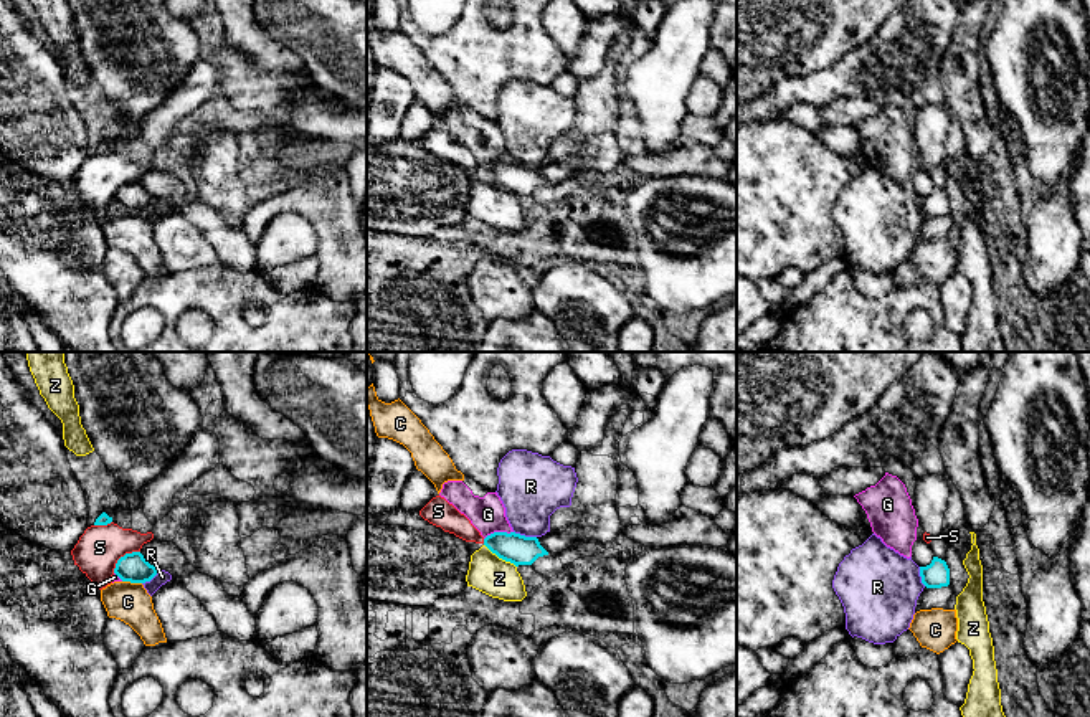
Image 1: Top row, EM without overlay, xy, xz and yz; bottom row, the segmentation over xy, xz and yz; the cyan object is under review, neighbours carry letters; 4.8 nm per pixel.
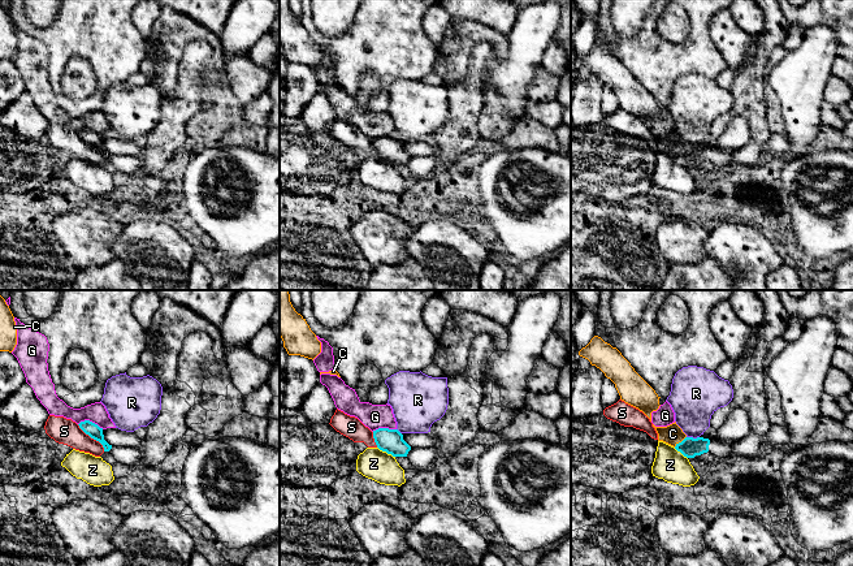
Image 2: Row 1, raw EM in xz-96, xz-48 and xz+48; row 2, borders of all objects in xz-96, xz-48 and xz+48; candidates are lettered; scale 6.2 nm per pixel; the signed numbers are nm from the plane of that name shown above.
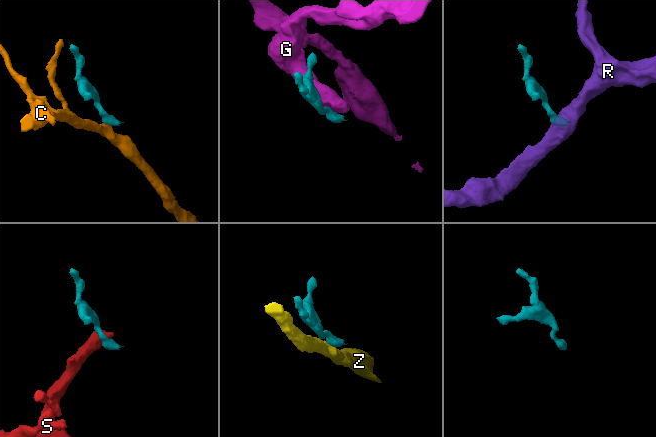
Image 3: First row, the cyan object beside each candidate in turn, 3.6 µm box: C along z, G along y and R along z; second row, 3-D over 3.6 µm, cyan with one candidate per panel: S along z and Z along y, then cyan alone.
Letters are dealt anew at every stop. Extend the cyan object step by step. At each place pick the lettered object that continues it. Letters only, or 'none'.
none

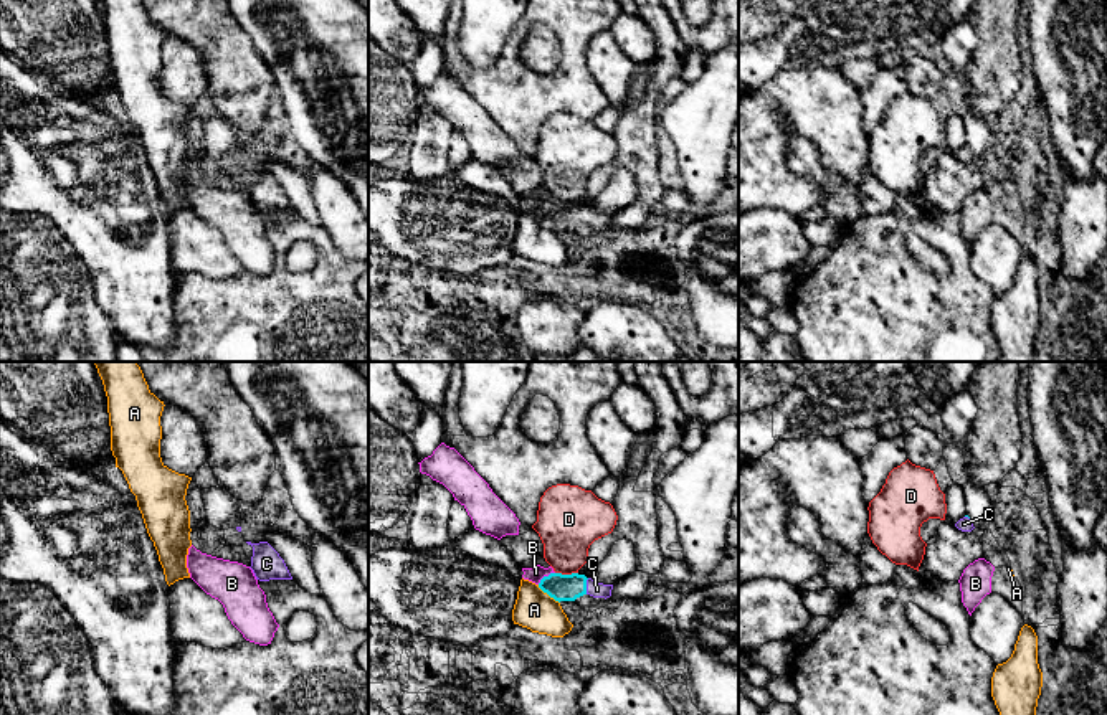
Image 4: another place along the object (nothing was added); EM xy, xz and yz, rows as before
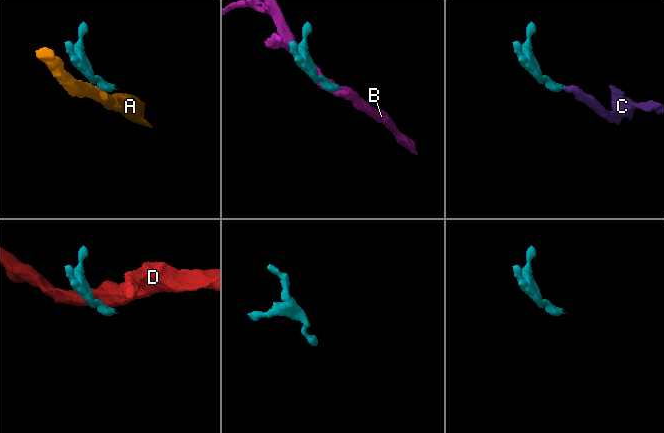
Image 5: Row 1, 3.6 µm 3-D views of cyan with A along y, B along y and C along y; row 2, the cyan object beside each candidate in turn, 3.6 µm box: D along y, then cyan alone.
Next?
C

